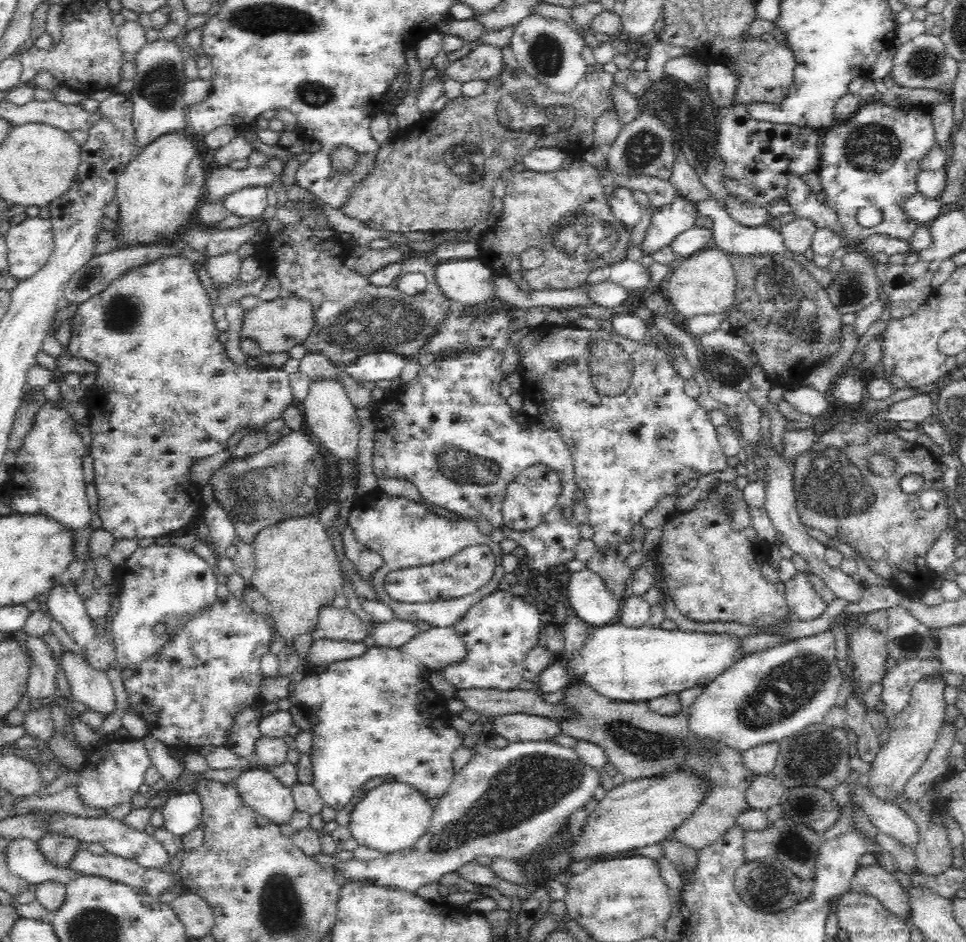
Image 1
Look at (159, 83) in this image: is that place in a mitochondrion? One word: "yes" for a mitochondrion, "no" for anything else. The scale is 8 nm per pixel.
yes

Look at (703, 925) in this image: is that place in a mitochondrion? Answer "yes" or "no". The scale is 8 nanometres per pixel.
no

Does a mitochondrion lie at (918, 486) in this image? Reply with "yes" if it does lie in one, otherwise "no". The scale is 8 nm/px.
no

